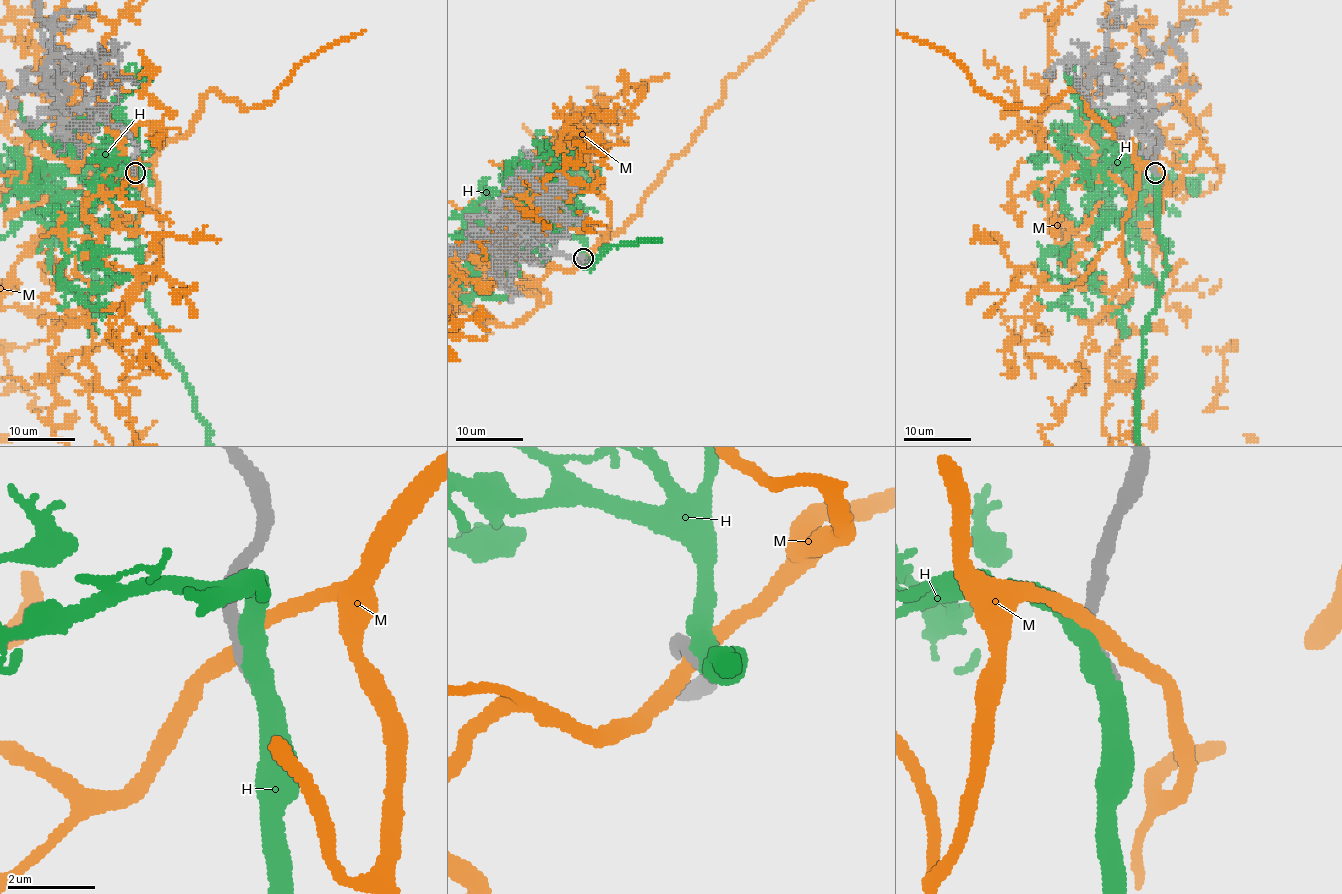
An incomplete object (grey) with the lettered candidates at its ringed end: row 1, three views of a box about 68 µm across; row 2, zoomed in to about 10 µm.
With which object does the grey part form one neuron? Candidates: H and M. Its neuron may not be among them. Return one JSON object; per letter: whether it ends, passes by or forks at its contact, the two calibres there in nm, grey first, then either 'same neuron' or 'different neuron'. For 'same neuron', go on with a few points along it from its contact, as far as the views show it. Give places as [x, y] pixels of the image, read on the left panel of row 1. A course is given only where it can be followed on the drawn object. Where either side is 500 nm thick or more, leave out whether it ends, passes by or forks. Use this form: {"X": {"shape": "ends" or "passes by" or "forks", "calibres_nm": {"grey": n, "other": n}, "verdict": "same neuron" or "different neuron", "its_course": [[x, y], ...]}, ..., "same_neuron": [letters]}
{"H": {"shape": "passes by", "calibres_nm": {"grey": 380, "other": 460}, "verdict": "same neuron"}, "M": {"shape": "passes by", "calibres_nm": {"grey": 400, "other": 360}, "verdict": "different neuron"}, "same_neuron": ["H"]}

